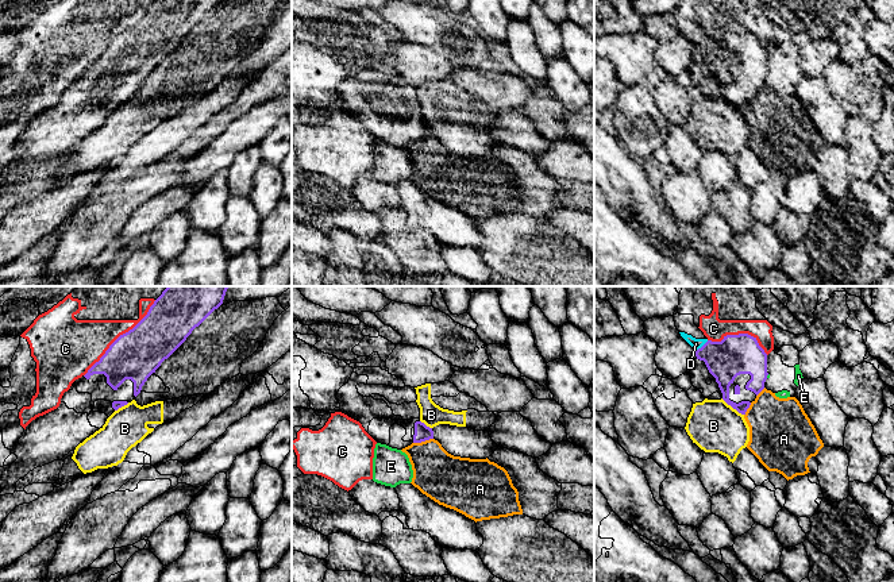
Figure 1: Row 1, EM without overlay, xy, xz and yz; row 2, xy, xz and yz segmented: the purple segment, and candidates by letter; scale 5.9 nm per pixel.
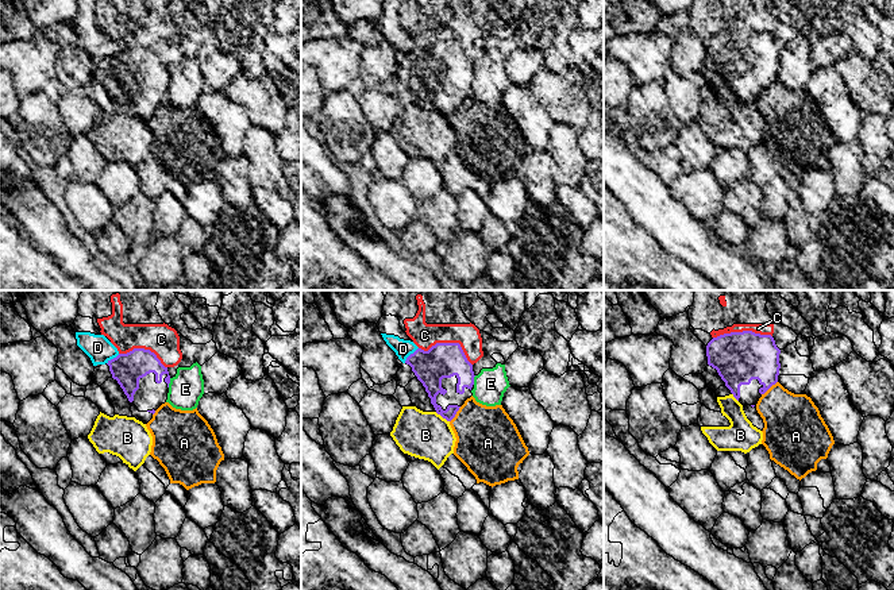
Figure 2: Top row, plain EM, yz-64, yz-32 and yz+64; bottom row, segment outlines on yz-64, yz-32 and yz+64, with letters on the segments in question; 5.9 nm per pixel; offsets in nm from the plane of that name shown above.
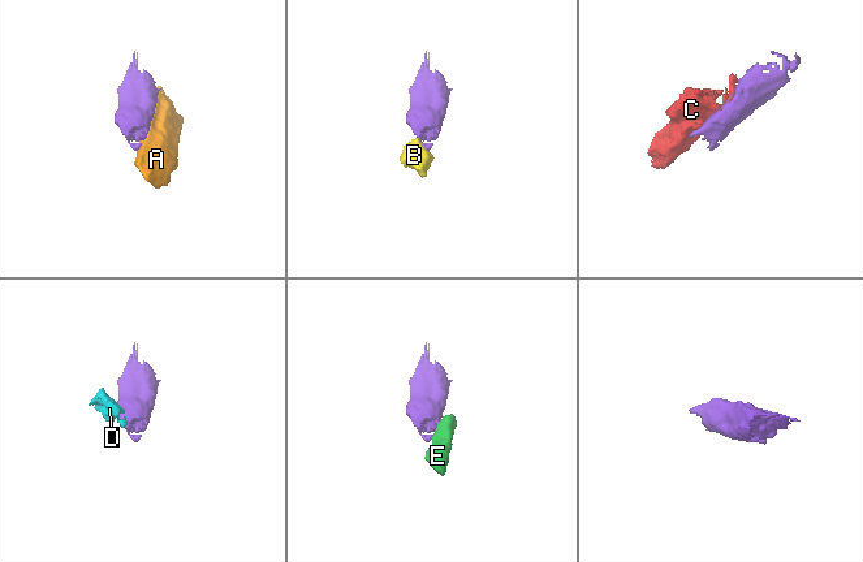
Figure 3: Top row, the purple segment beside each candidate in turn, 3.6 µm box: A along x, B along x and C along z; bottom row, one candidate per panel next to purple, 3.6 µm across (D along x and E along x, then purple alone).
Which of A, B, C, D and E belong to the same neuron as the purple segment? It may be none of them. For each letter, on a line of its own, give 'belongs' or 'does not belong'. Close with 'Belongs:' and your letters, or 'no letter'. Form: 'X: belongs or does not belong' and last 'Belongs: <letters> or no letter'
A: does not belong
B: does not belong
C: does not belong
D: does not belong
E: does not belong
Belongs: no letter

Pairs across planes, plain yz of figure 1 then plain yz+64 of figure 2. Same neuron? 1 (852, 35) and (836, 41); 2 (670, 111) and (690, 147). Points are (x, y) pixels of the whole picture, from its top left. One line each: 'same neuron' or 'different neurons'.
1: different neurons
2: different neurons

